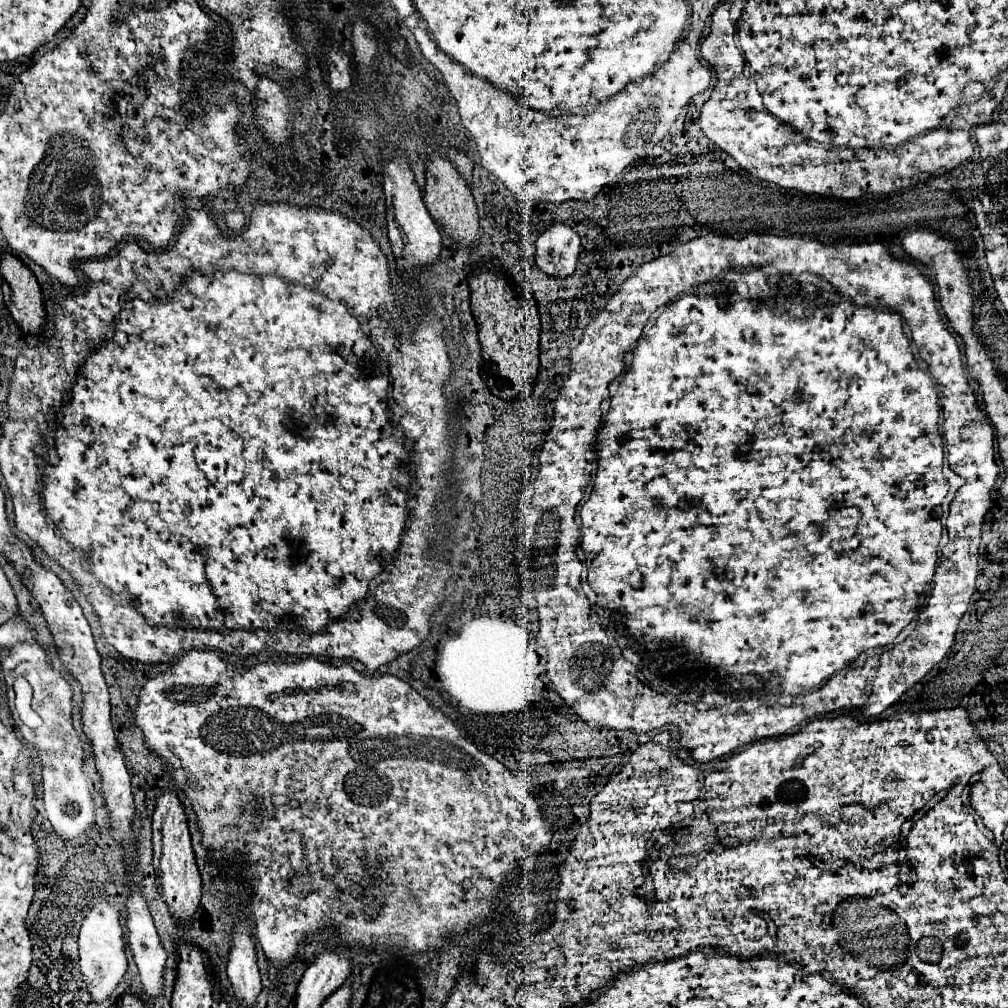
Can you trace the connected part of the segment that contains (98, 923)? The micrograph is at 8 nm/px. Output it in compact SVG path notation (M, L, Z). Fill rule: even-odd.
M103 902L89 910L89 914L83 920L81 932L79 932L79 970L83 976L83 984L91 998L95 1002L107 1000L127 970L127 958L125 958L125 942L123 942L123 928L119 924L117 910Z

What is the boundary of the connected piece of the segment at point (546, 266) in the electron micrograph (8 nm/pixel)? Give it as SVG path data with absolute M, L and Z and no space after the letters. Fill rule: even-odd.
M555 224L537 240L537 268L555 278L571 276L581 252L577 232L567 224Z

